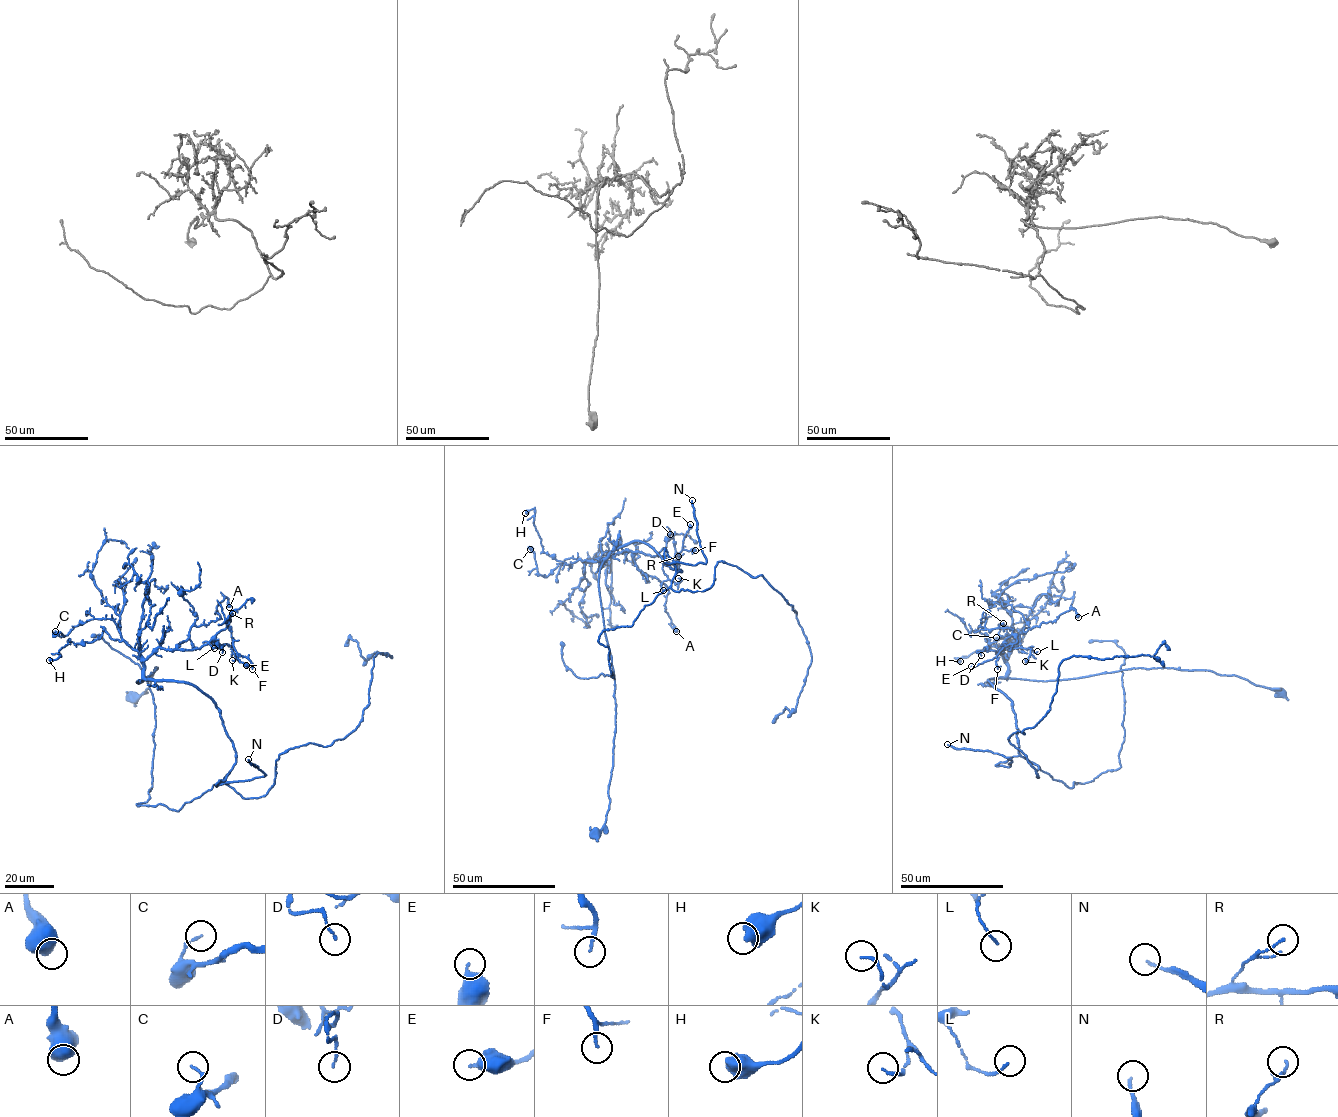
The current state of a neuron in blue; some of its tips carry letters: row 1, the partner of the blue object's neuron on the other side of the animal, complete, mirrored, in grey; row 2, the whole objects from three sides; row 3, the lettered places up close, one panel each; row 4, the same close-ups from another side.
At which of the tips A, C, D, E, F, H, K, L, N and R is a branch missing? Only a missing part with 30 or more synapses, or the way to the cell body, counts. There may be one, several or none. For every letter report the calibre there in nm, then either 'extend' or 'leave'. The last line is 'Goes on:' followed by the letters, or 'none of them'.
A: 700 nm | leave
C: 120 nm | leave
D: 100 nm | leave
E: 400 nm | leave
F: 110 nm | leave
H: 650 nm | leave
K: 120 nm | leave
L: 110 nm | leave
N: 110 nm | extend
R: 110 nm | leave
Goes on: N

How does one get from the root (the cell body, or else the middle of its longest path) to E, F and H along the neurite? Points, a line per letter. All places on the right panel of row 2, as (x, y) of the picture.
E: (1280, 692), (1235, 675), (1173, 668), (1053, 681), (1011, 679), (997, 652), (1012, 634), (1015, 643), (971, 666)
F: (1280, 692), (1235, 675), (1173, 668), (1011, 679), (997, 652), (1012, 634), (1016, 641), (996, 656), (997, 669)
H: (1280, 692), (1235, 675), (1173, 668), (1011, 679), (1006, 644), (1012, 636), (1008, 646), (988, 646), (960, 661)

